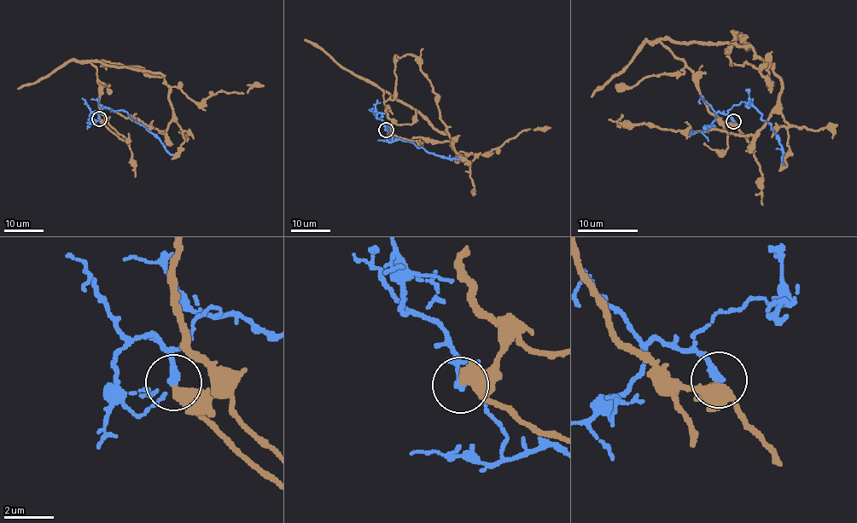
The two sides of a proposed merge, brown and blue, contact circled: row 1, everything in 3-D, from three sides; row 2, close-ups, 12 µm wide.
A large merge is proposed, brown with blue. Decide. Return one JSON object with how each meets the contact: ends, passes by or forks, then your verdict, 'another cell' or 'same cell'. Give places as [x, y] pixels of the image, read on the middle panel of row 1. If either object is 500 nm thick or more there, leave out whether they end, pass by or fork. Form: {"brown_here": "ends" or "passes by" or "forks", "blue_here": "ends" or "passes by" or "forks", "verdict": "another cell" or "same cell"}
{"verdict": "another cell"}

